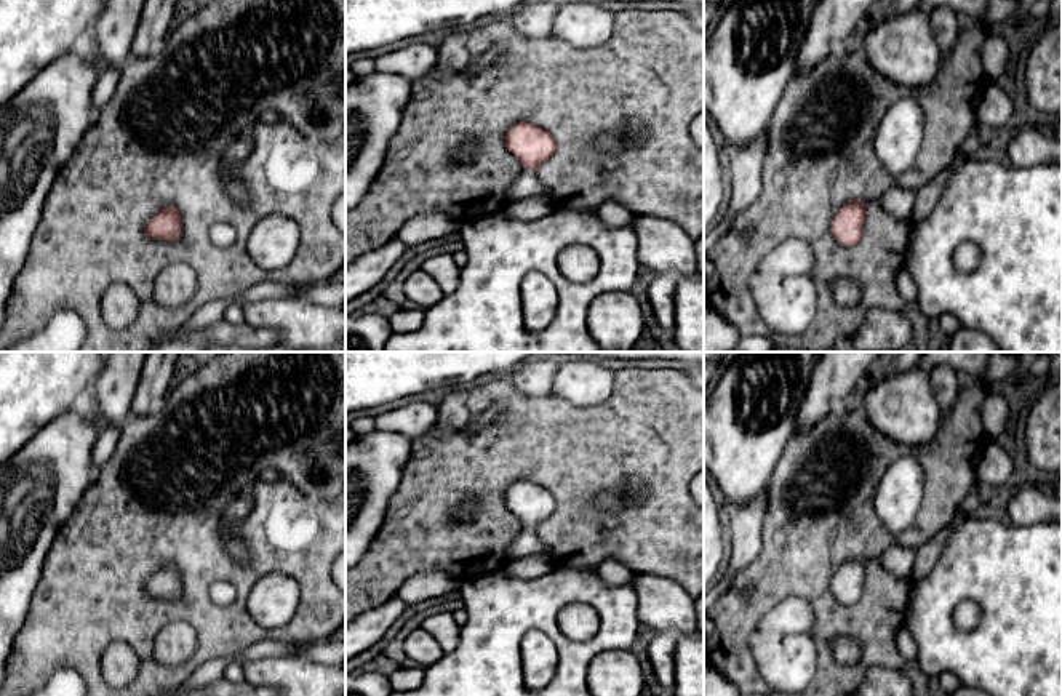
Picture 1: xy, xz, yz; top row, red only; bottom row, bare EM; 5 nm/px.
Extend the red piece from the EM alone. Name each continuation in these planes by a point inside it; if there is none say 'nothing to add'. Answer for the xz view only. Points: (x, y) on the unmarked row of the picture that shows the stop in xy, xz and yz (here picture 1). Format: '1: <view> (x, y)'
1: xz (527, 543)

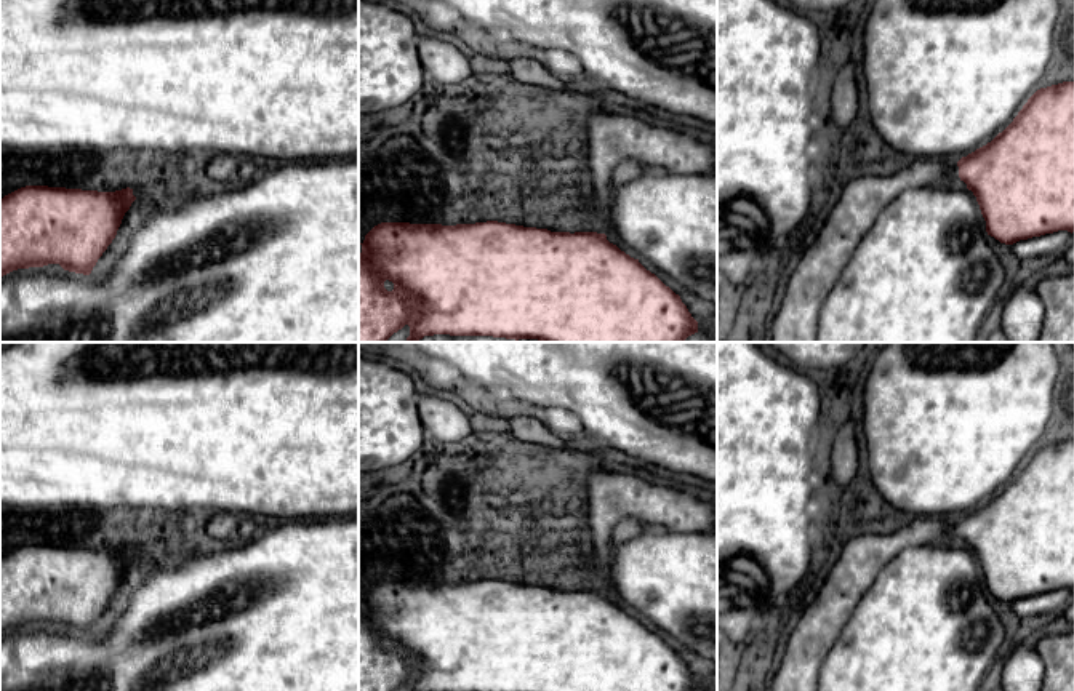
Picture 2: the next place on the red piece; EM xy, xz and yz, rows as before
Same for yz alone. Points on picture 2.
1: yz (953, 531)

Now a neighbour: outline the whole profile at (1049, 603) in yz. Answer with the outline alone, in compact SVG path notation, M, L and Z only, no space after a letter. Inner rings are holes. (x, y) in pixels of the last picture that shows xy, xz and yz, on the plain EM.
M1058 589L1028 598L1020 598L1010 603L1016 621L1026 616L1053 616L1061 613L1072 600L1072 592L1068 589Z

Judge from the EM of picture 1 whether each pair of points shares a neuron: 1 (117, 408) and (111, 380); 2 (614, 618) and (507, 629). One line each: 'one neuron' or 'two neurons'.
1: one neuron
2: one neuron

